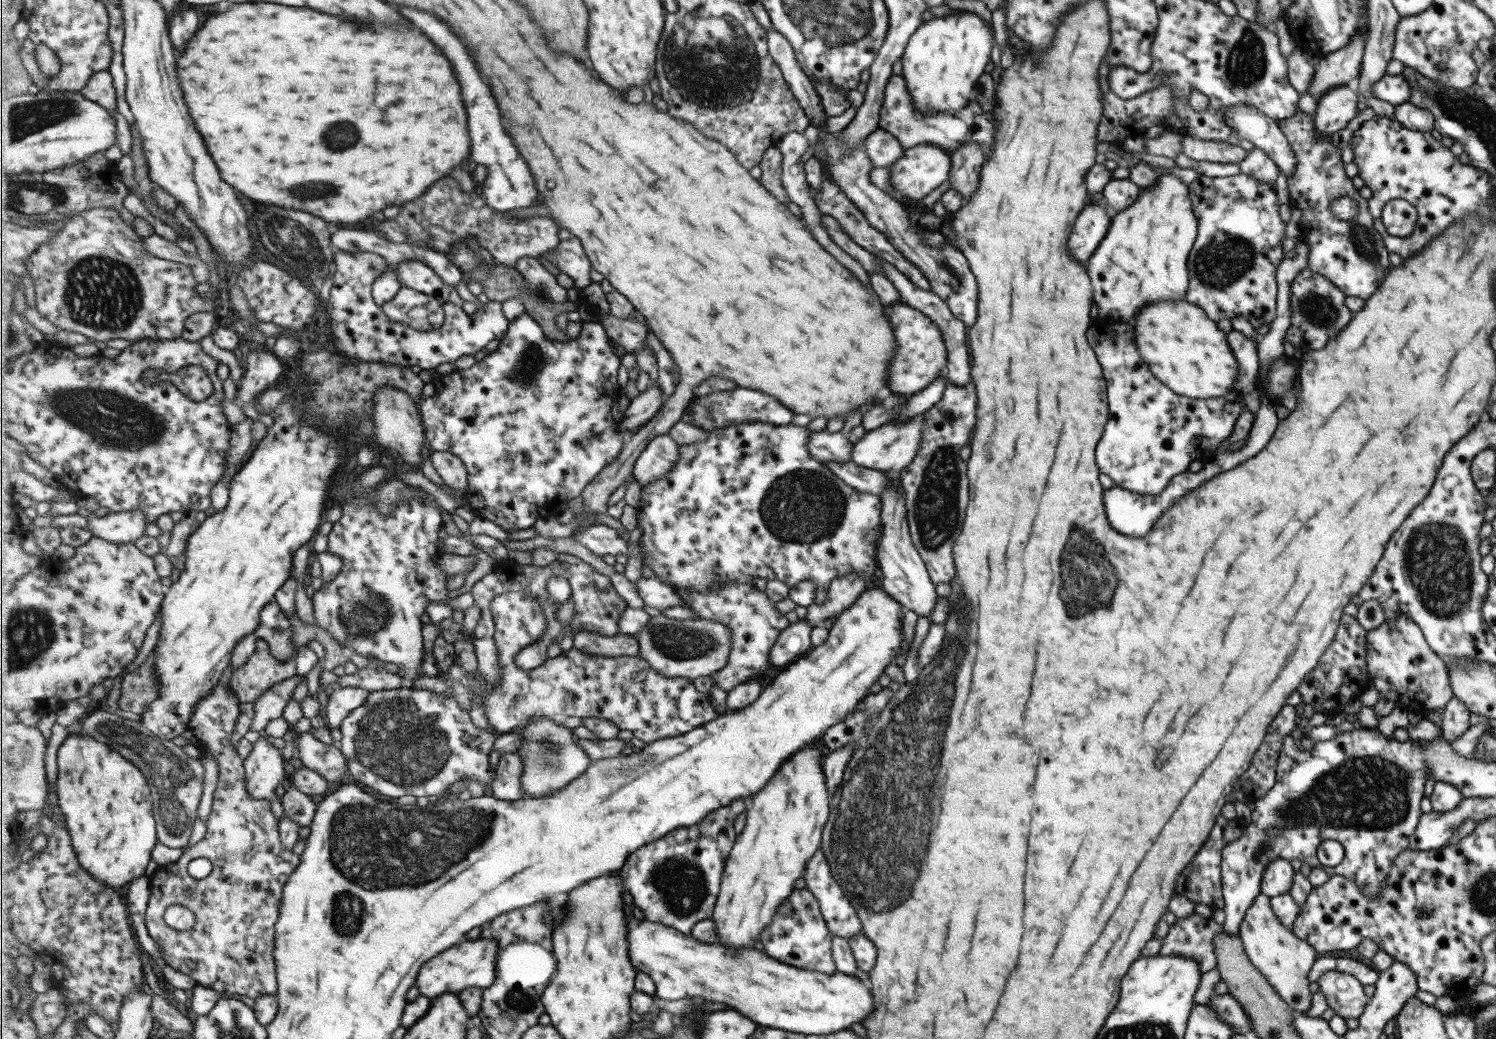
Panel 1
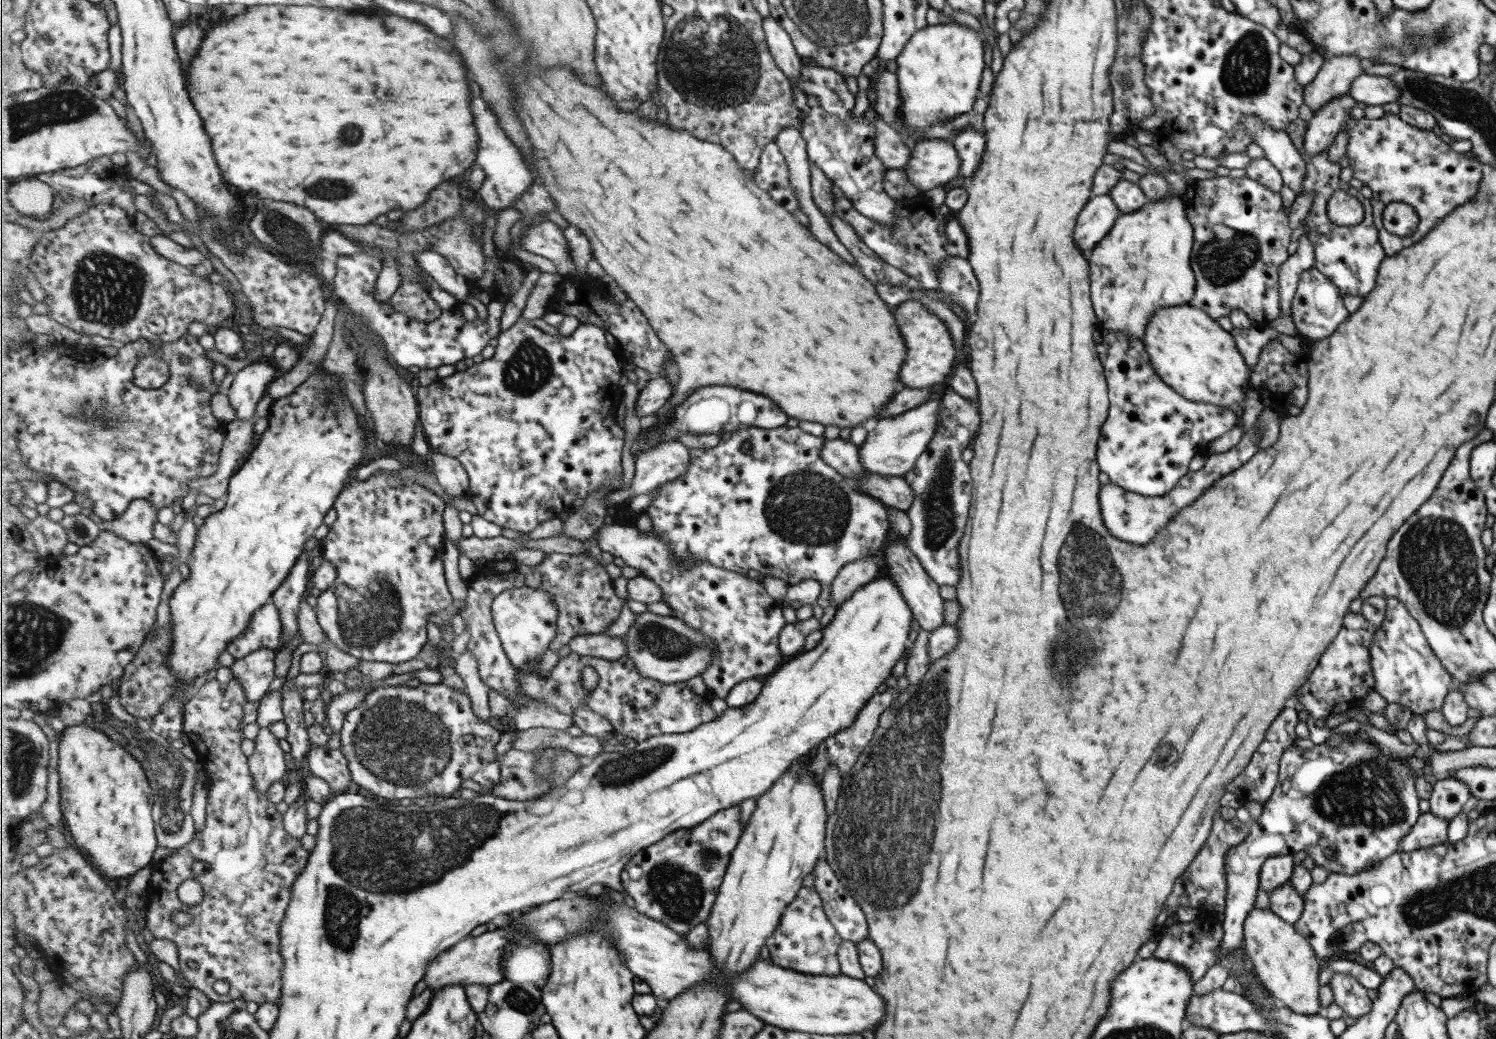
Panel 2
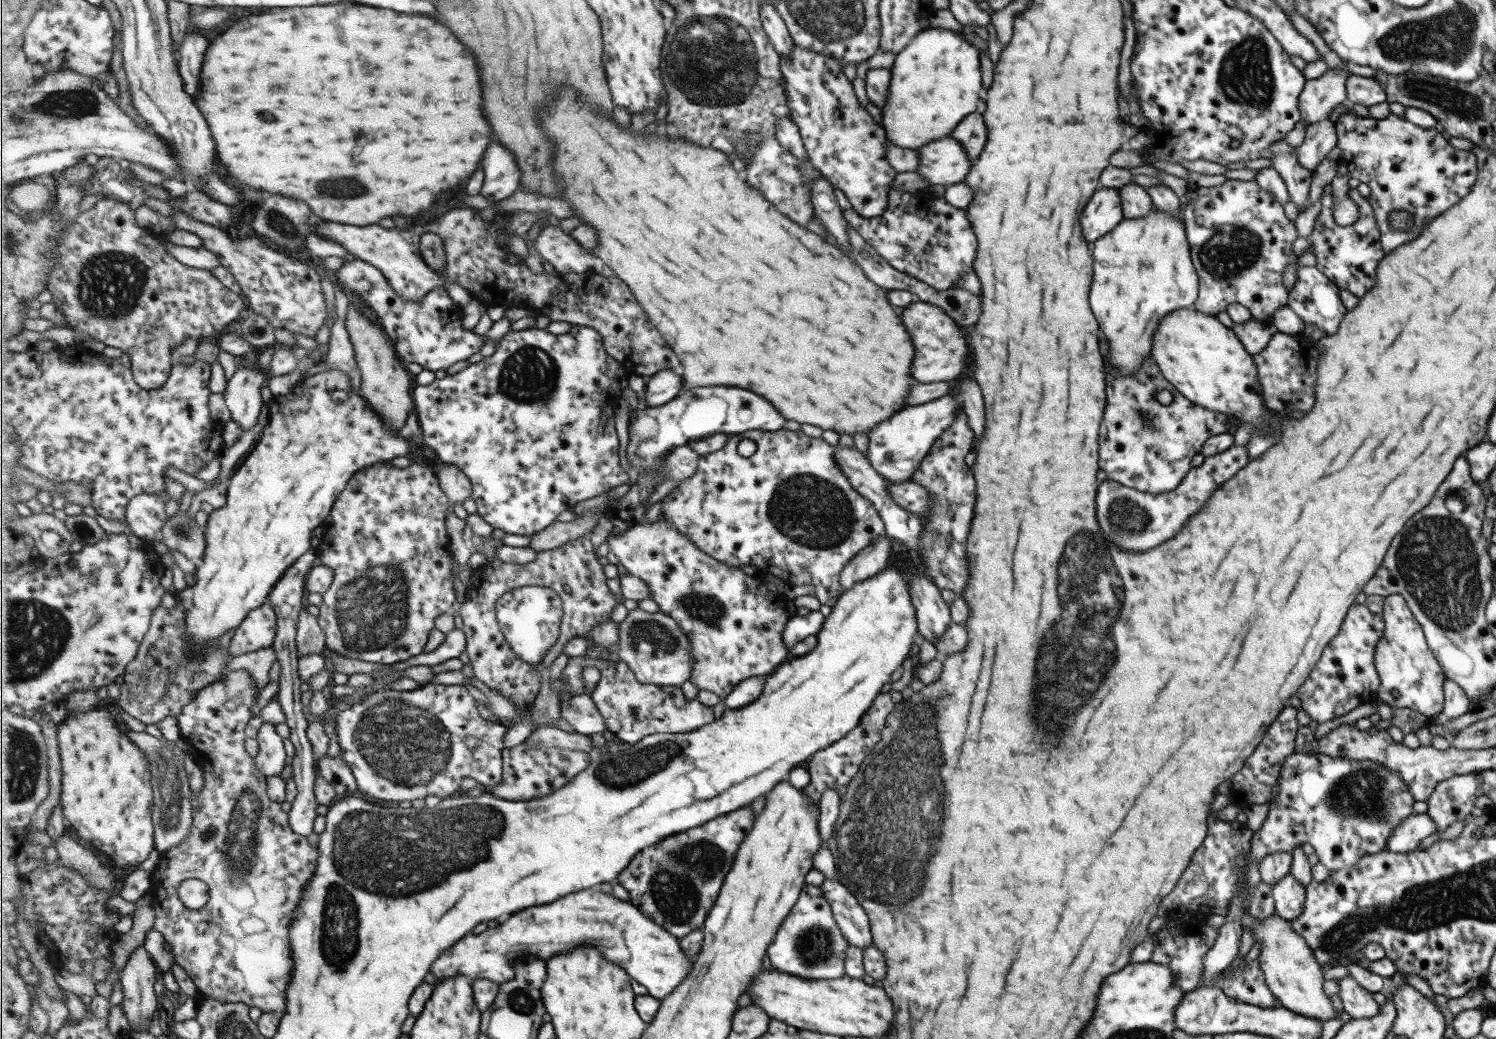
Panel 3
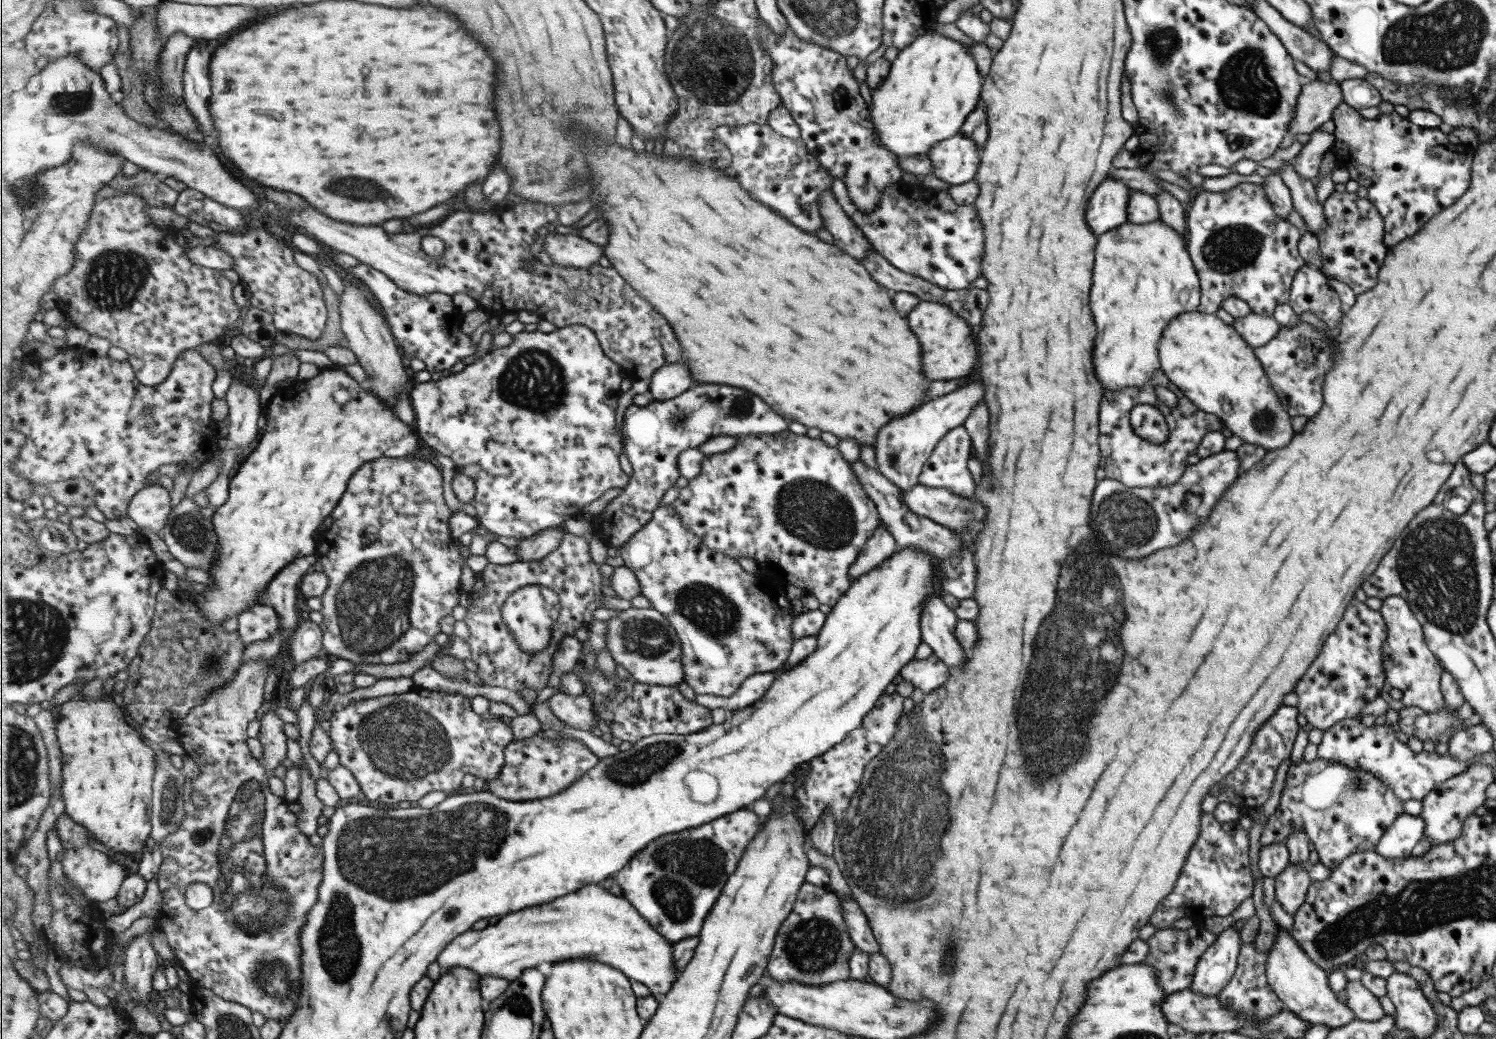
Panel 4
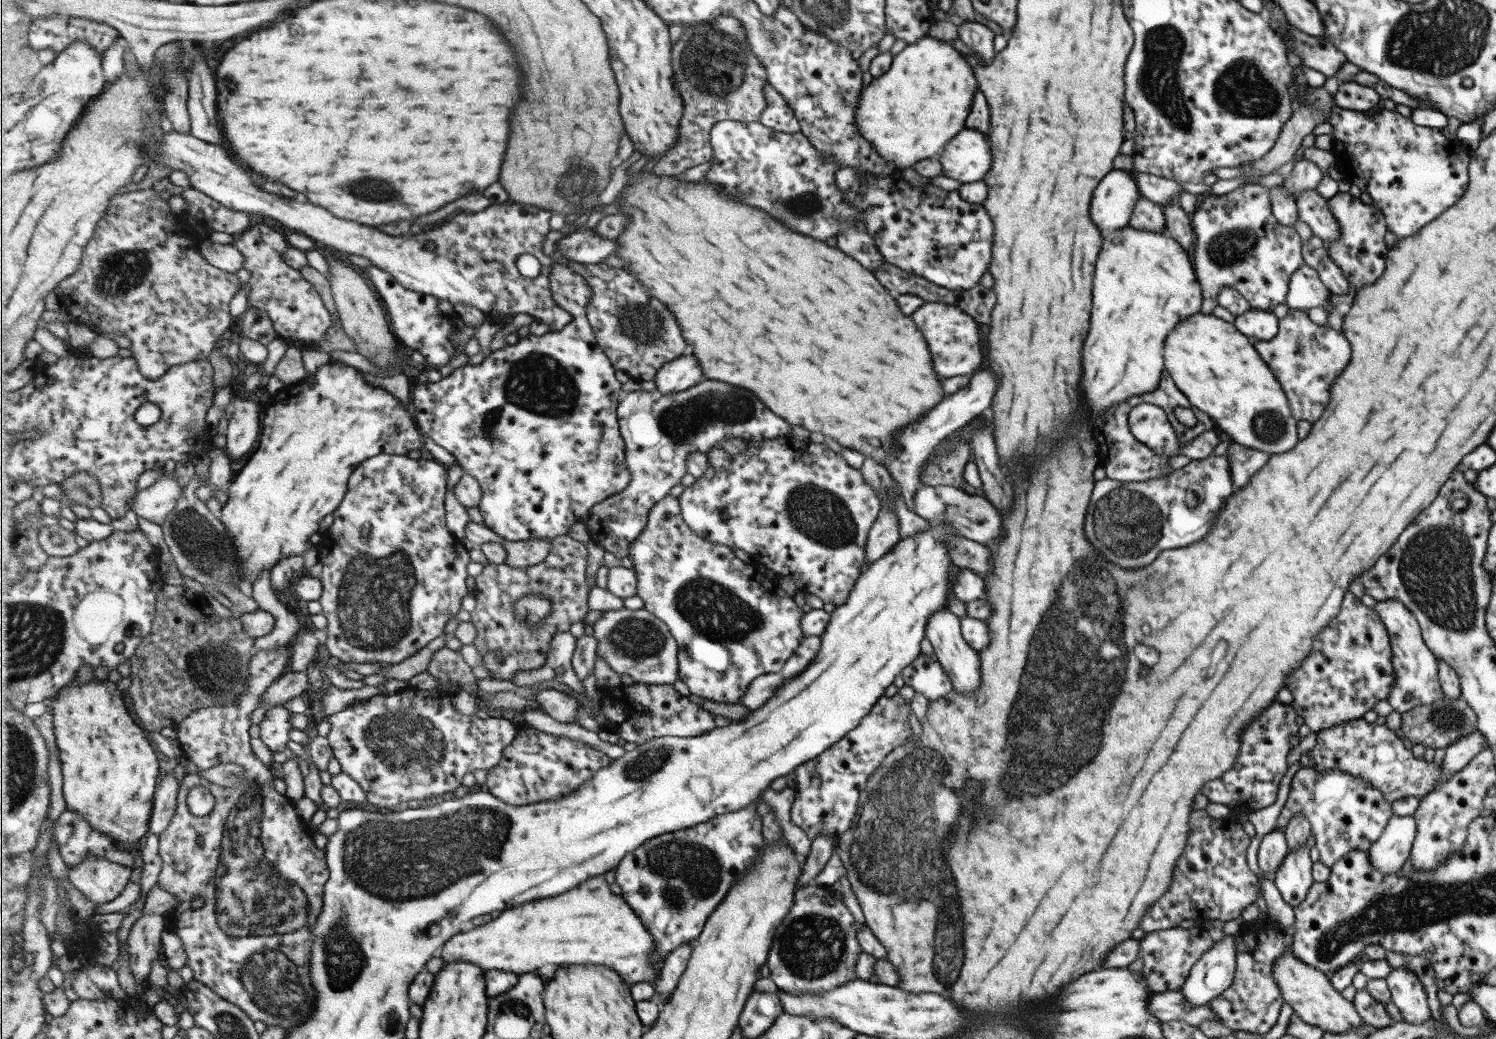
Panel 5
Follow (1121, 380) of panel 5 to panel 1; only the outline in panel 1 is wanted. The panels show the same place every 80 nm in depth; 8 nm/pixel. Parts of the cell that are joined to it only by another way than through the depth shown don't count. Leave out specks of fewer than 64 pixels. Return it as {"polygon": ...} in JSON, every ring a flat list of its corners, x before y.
{"polygon":[[1168,173,1158,174,1150,187,1141,189,1131,204,1117,211,1110,218,1109,228,1088,258,1085,268,1090,278,1092,301,1097,307,1097,320,1119,322,1129,328,1139,308,1143,308,1145,304,1159,302,1165,298,1185,301,1184,292,1188,285,1186,260,1196,239,1196,226,1188,185]]}

